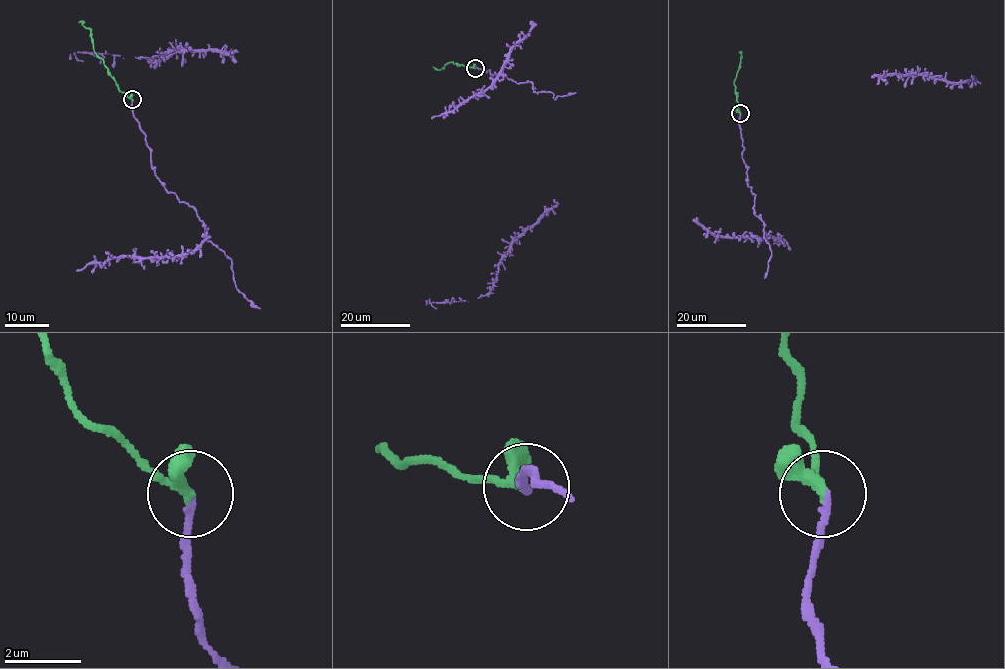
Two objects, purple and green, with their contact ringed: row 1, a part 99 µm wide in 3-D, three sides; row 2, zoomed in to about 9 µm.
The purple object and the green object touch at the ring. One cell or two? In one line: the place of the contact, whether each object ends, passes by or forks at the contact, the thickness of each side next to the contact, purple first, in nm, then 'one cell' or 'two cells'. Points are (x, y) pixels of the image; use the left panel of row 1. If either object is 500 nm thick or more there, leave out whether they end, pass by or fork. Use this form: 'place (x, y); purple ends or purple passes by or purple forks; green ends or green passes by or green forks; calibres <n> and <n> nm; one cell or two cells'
place (132, 99); purple ends; green passes by; calibres 160 and 220 nm; one cell

